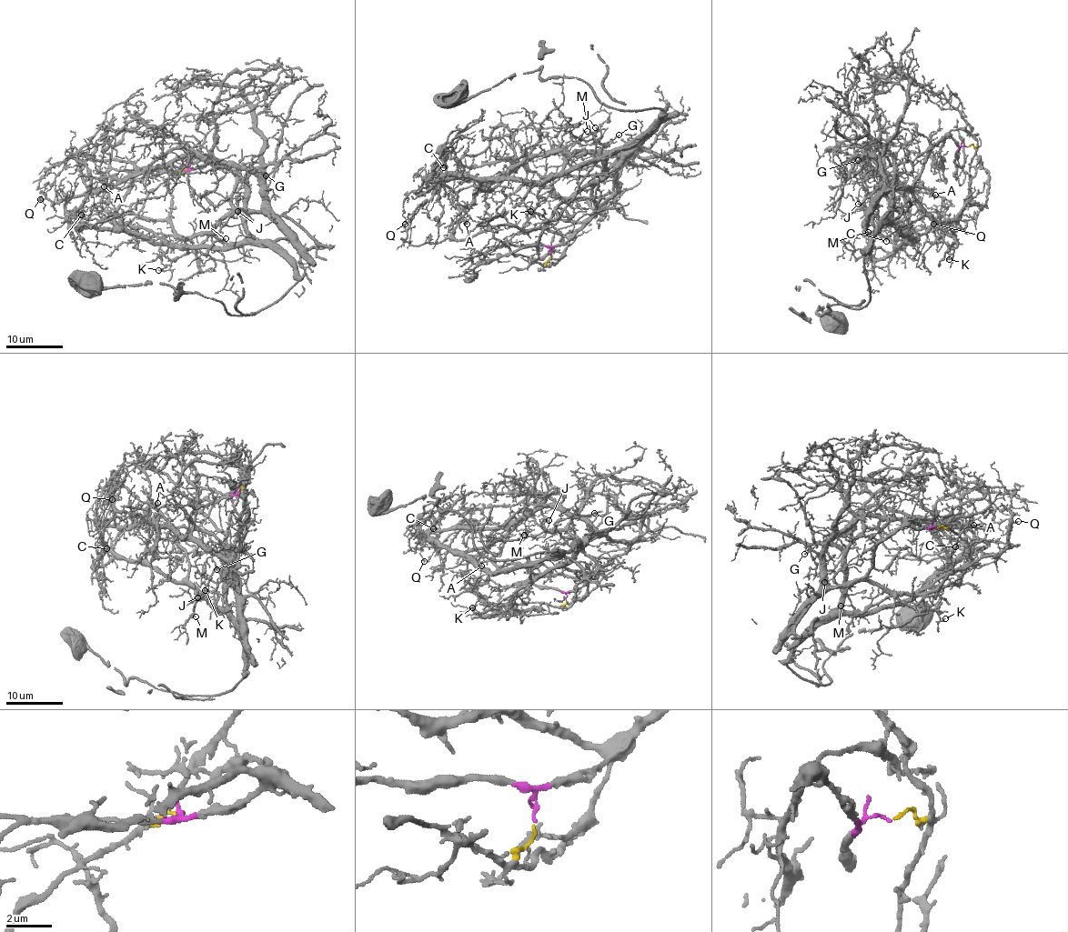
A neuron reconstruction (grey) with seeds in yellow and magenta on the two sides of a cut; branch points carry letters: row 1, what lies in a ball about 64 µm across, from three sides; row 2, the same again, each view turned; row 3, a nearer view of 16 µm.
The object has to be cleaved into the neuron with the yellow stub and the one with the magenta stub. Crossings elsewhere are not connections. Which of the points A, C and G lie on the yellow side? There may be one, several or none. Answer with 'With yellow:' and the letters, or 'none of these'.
With yellow: C

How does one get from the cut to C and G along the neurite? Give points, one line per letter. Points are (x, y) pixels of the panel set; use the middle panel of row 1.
C: (550, 255), (542, 264), (513, 255), (493, 235), (489, 223), (509, 213), (525, 182), (443, 176), (443, 167)
G: (550, 255), (552, 246), (564, 245), (595, 213), (593, 188), (621, 161), (621, 156), (601, 148), (619, 135)

